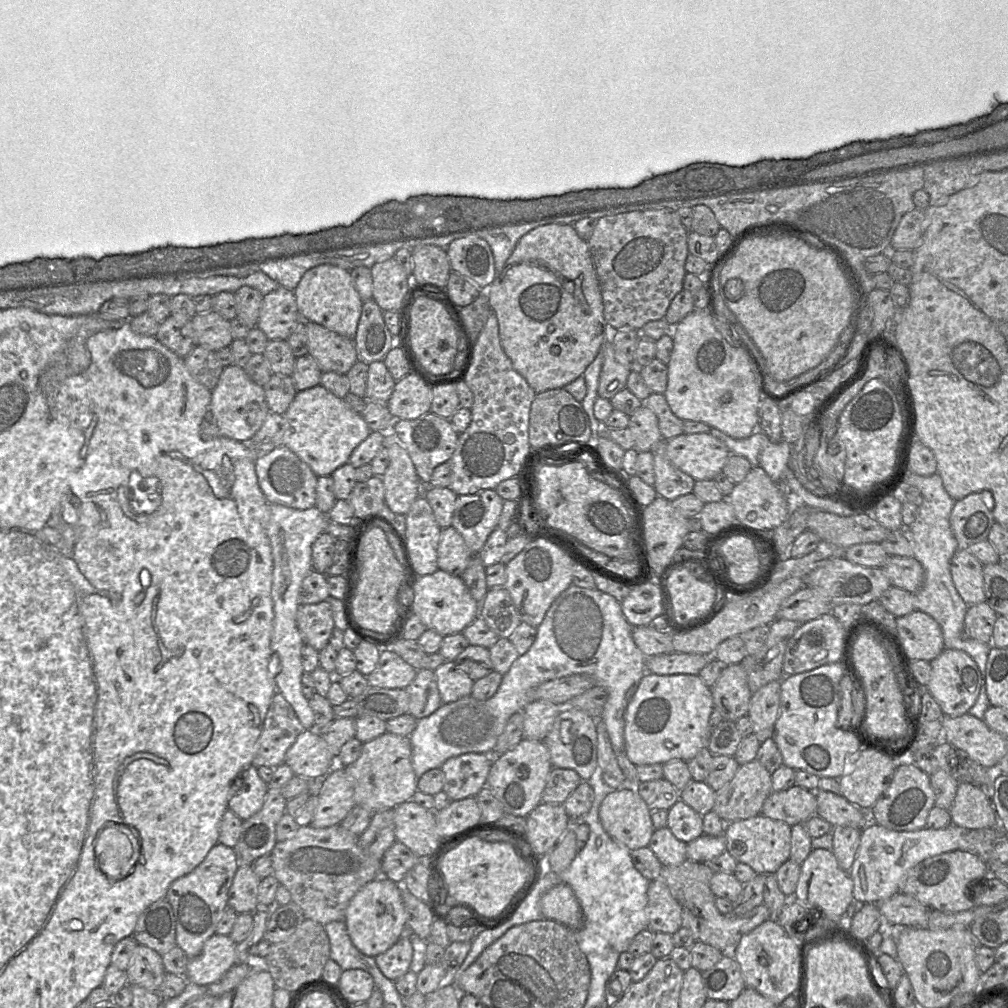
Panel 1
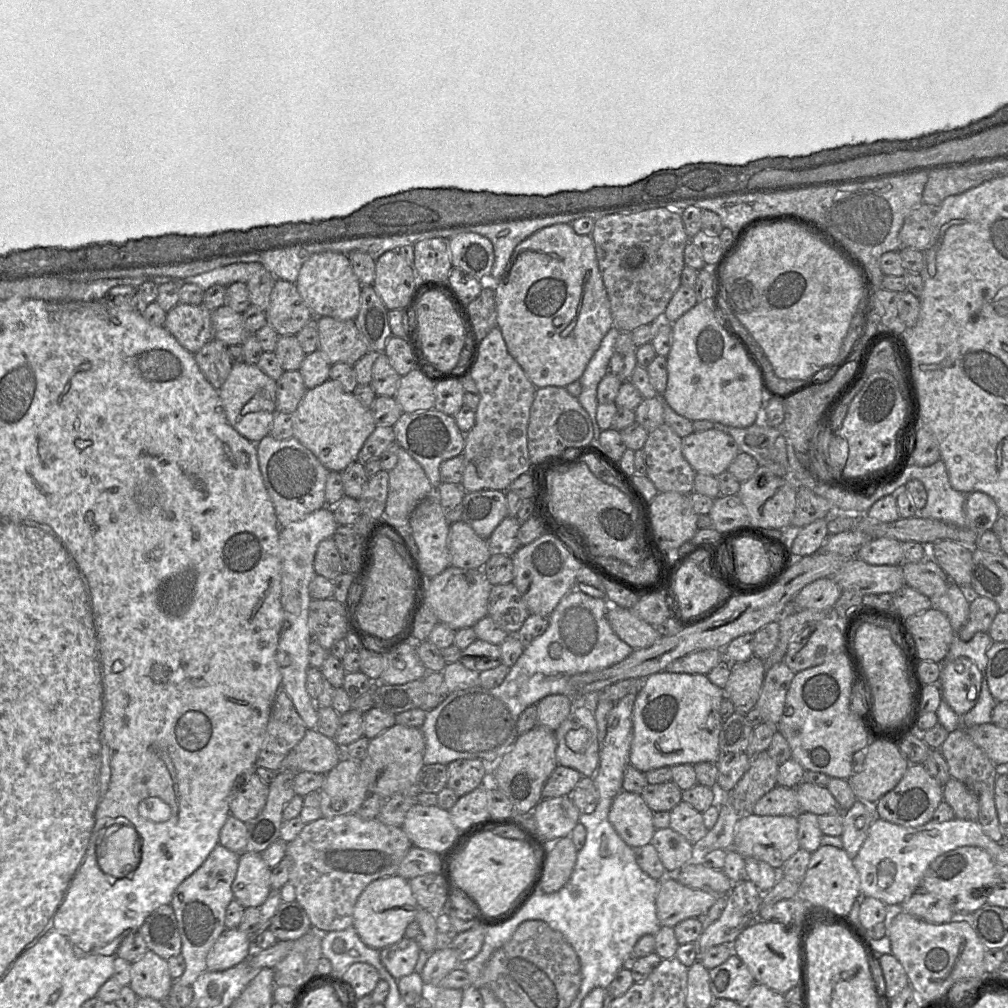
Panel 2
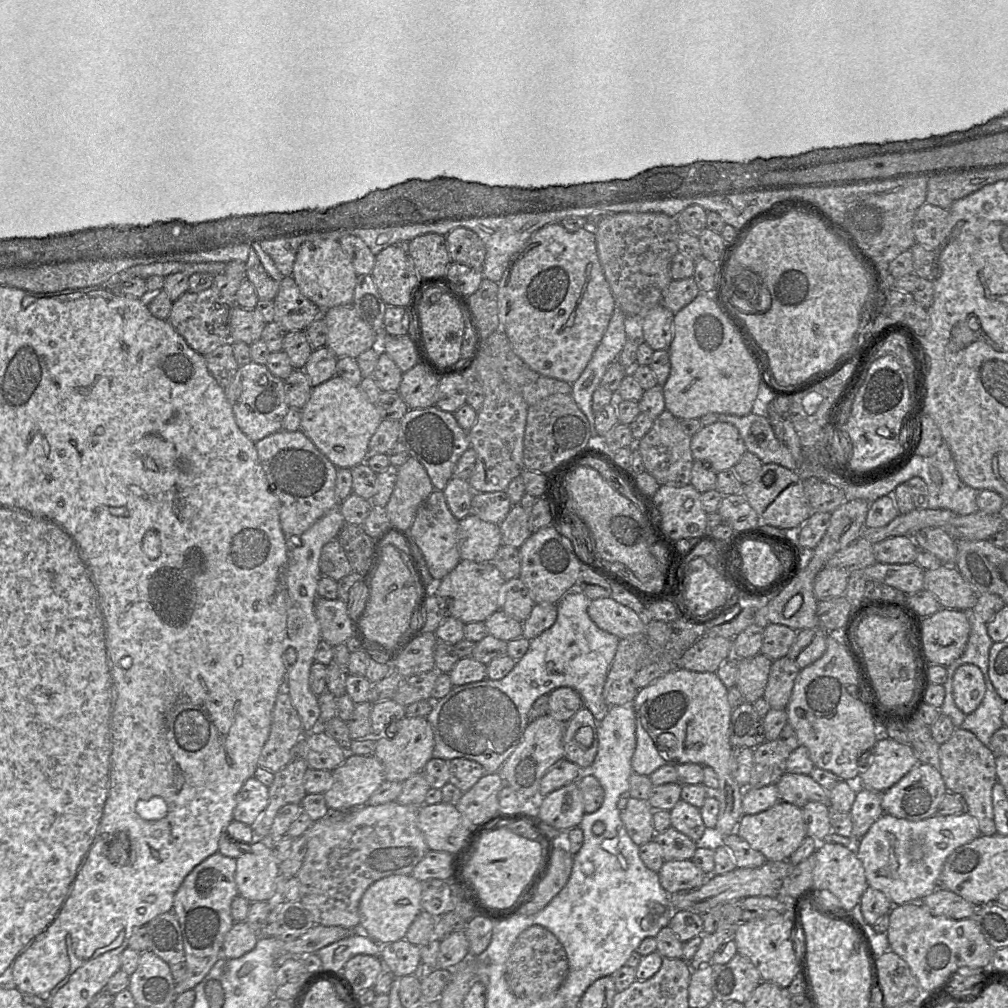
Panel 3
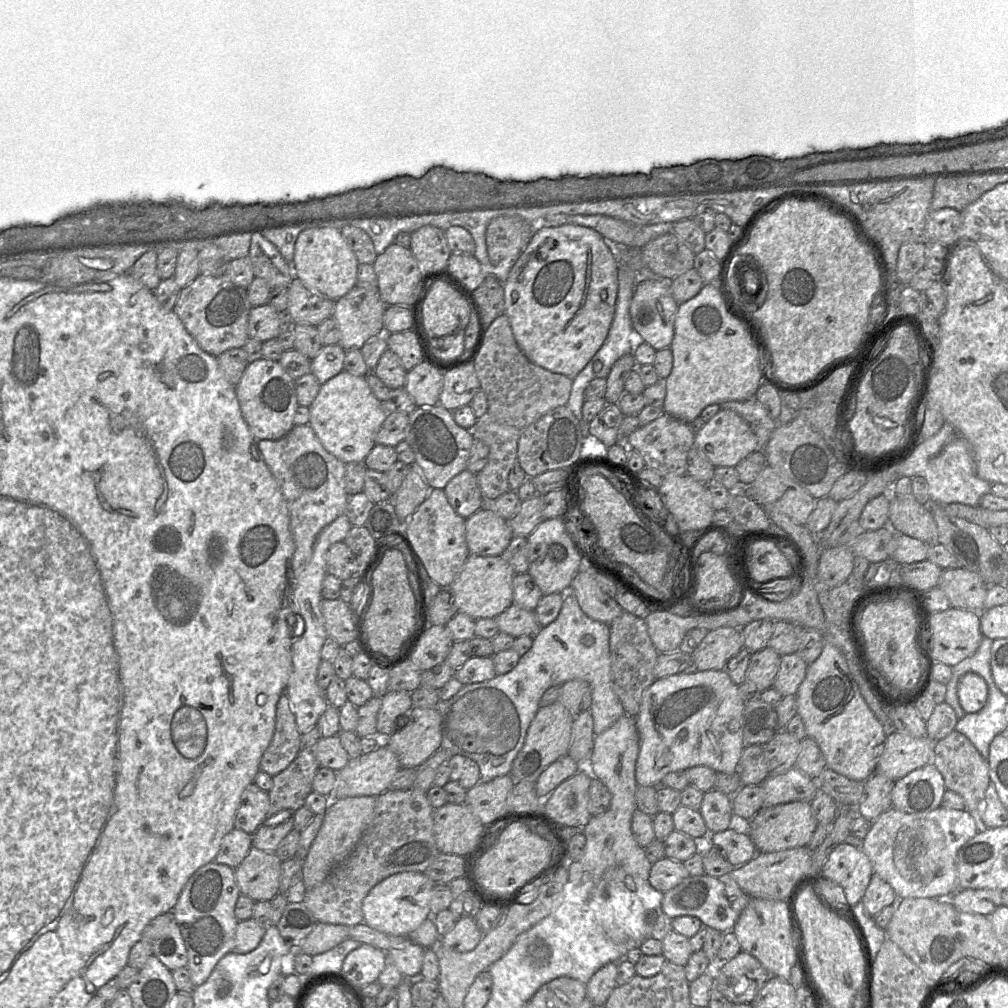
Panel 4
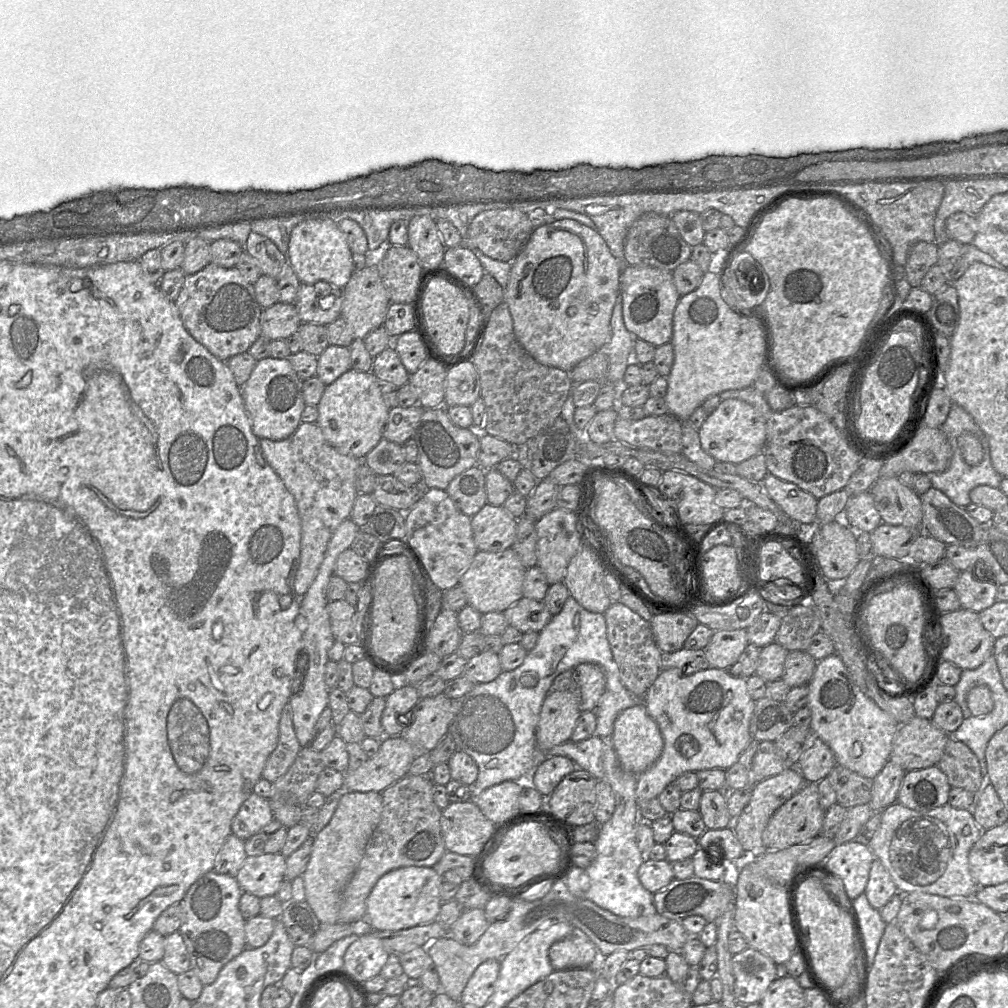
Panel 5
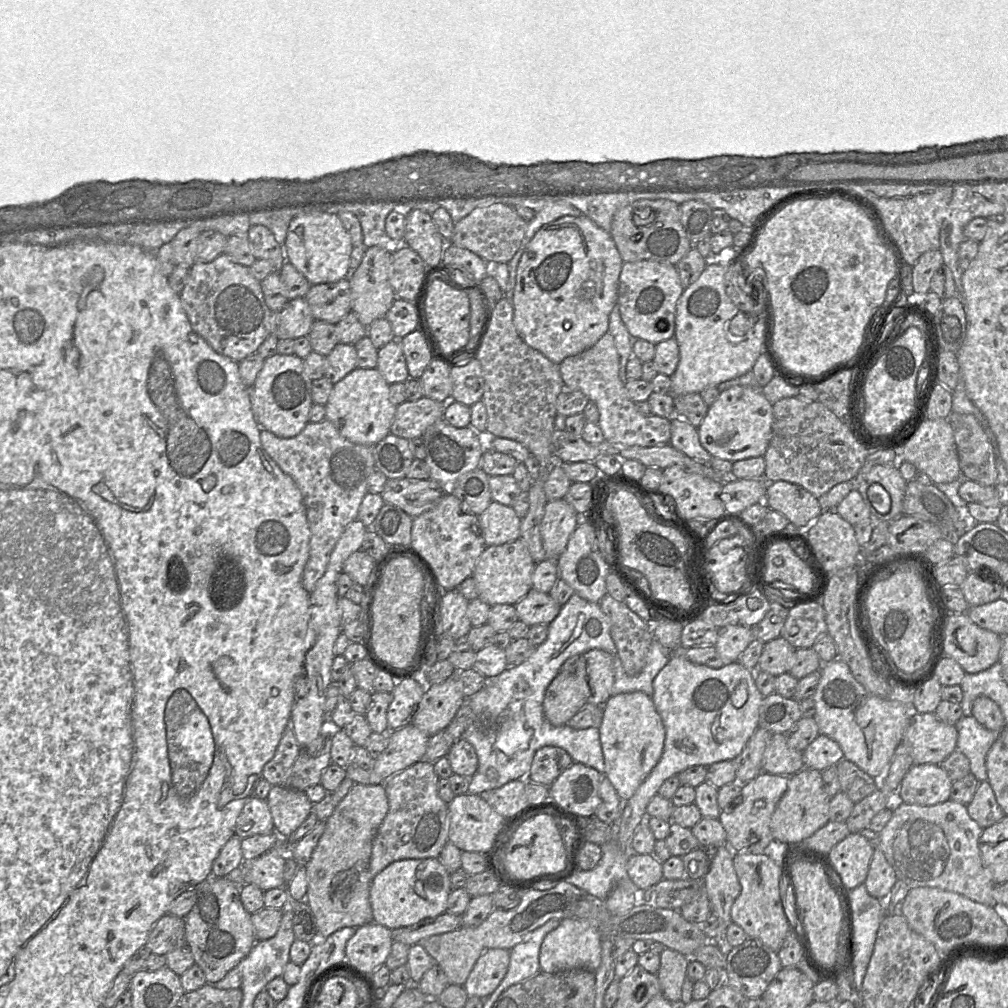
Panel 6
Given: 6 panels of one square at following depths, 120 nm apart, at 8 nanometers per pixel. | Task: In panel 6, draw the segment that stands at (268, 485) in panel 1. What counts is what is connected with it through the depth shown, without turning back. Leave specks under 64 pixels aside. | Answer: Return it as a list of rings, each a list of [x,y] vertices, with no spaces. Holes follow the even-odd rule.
[[[327,419],[309,422],[301,433],[292,438],[278,437],[262,429],[260,439],[268,455],[295,481],[303,496],[310,541],[302,585],[311,593],[324,574],[330,554],[342,532],[350,522],[357,519],[359,506],[368,493],[367,480],[376,470],[374,446],[349,441]]]

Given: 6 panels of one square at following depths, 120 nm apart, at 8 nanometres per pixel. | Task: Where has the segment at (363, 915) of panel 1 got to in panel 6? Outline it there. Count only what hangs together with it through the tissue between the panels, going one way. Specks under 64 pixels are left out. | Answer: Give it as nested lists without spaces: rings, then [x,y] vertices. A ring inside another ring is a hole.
[[[439,858],[404,859],[389,864],[371,882],[373,921],[395,930],[445,913],[452,891],[450,875]]]

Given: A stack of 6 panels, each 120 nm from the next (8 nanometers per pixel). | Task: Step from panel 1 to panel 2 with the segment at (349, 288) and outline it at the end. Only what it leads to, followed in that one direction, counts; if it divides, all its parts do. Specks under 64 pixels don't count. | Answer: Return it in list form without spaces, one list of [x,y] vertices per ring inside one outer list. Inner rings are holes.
[[[337,252],[312,255],[302,265],[295,285],[303,301],[313,313],[313,317],[329,316],[339,320],[356,318],[362,284],[353,272],[348,255]]]

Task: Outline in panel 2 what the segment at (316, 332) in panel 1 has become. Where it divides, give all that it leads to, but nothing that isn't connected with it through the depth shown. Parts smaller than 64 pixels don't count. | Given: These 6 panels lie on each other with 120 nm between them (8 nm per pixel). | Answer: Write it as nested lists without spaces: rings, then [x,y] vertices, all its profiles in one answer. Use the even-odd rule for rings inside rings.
[[[329,316],[317,317],[319,347],[330,364],[354,365],[367,354],[368,346],[354,320],[339,320]]]

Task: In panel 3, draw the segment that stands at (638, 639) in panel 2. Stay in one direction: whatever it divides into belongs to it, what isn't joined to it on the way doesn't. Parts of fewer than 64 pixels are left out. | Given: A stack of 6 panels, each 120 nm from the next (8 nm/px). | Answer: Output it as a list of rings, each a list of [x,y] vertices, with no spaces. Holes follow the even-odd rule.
[[[611,597],[590,600],[587,613],[599,628],[618,638],[646,633],[646,618]]]

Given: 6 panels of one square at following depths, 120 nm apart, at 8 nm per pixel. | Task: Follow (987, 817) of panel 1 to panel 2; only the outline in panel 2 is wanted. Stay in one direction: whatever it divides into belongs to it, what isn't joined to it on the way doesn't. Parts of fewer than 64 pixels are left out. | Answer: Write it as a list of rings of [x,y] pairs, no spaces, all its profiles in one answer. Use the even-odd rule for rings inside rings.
[[[949,779],[943,787],[943,799],[952,808],[955,818],[978,820],[979,798],[959,780]]]

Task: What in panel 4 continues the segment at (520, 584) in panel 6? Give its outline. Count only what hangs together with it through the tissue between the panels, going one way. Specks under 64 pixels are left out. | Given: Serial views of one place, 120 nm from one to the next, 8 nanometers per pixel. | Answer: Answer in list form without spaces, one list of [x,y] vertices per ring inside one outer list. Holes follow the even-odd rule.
[[[469,555],[461,571],[448,587],[458,612],[474,620],[495,618],[513,603],[513,569],[501,556]]]

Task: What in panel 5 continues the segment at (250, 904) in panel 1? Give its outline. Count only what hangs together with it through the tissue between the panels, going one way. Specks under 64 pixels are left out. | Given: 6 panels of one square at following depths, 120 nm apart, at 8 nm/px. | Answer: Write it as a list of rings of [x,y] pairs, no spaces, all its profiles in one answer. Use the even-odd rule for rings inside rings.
[[[281,853],[247,856],[234,877],[243,892],[255,895],[258,898],[274,896],[281,882],[285,879],[286,858]]]

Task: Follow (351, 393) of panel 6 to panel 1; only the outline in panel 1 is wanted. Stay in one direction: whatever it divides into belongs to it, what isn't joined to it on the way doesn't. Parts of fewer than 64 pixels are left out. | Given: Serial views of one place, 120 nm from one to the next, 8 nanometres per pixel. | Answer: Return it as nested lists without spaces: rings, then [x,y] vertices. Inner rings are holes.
[[[321,384],[297,391],[283,414],[286,431],[283,444],[309,465],[318,476],[331,476],[340,466],[349,463],[353,450],[371,432],[361,413],[354,411],[344,400],[328,391]]]

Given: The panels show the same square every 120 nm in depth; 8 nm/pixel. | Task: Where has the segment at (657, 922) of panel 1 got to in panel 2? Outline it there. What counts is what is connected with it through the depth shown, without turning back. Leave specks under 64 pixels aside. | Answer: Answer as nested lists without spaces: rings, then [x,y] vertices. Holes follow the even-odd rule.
[[[675,876],[660,880],[656,897],[656,915],[661,926],[674,928],[688,918],[705,920],[710,907],[727,893],[708,893],[686,887]]]

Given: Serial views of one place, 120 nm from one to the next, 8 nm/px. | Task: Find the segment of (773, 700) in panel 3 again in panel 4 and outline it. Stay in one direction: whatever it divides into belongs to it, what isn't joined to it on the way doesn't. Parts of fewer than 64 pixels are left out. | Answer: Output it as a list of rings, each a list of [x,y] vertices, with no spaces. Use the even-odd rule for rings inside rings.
[[[796,653],[781,656],[779,670],[772,687],[776,689],[782,697],[796,695],[806,675],[808,665],[809,664]]]

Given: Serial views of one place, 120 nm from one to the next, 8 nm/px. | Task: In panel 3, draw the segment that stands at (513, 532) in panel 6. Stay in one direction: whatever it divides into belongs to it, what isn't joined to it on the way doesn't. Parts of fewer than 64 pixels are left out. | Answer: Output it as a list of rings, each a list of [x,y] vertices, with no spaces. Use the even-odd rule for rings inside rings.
[[[469,514],[459,520],[458,548],[461,560],[491,561],[502,546],[499,524]]]

